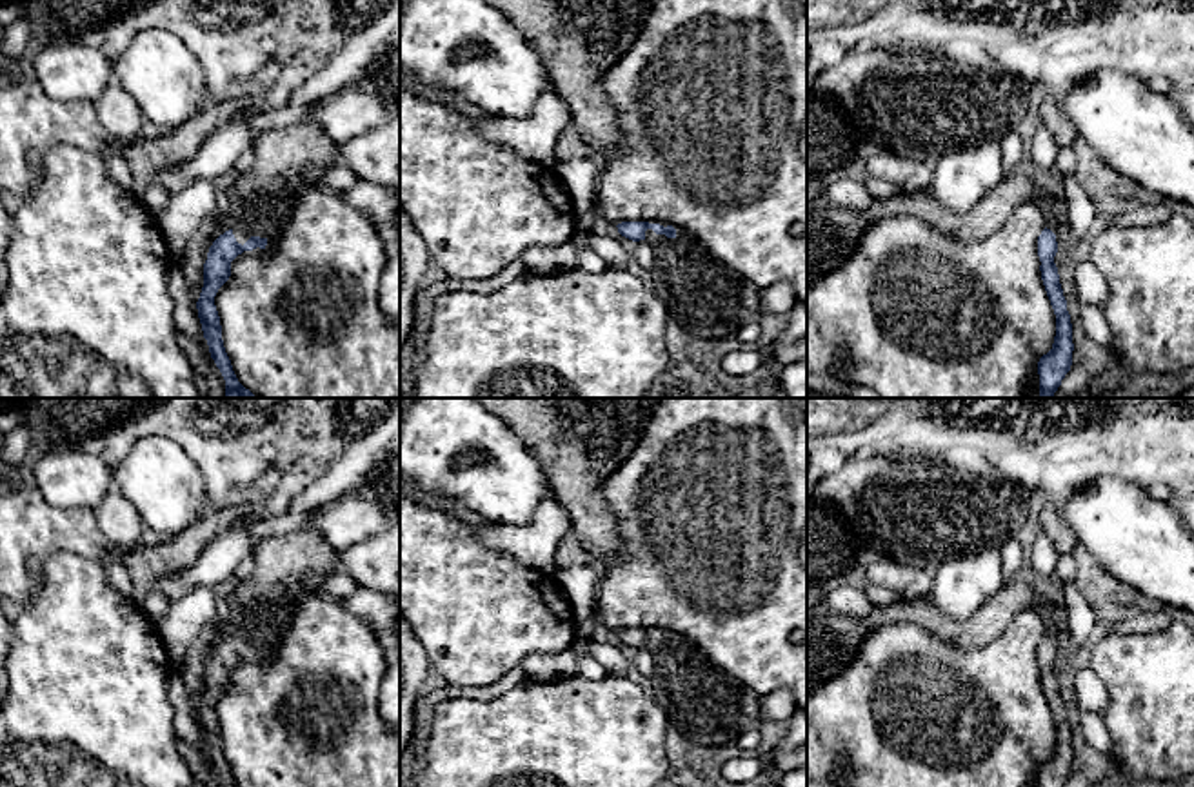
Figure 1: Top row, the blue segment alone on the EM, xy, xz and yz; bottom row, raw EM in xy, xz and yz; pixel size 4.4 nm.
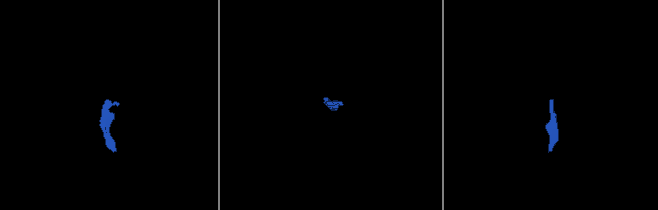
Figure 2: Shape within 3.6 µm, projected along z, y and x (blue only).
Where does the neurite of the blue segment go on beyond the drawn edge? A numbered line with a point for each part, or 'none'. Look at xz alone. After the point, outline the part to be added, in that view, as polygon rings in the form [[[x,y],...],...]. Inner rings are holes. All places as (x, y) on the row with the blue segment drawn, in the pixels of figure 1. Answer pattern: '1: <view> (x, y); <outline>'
1: xz (711, 300); [[[647,229],[645,240],[654,251],[652,291],[665,304],[669,316],[689,333],[698,338],[731,338],[743,325],[758,322],[761,289],[714,258],[691,231],[676,229],[676,236],[667,238]]]

